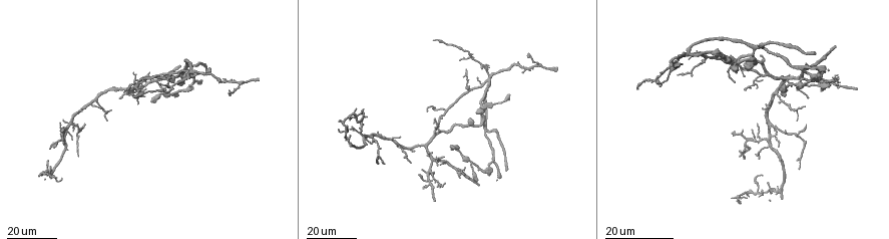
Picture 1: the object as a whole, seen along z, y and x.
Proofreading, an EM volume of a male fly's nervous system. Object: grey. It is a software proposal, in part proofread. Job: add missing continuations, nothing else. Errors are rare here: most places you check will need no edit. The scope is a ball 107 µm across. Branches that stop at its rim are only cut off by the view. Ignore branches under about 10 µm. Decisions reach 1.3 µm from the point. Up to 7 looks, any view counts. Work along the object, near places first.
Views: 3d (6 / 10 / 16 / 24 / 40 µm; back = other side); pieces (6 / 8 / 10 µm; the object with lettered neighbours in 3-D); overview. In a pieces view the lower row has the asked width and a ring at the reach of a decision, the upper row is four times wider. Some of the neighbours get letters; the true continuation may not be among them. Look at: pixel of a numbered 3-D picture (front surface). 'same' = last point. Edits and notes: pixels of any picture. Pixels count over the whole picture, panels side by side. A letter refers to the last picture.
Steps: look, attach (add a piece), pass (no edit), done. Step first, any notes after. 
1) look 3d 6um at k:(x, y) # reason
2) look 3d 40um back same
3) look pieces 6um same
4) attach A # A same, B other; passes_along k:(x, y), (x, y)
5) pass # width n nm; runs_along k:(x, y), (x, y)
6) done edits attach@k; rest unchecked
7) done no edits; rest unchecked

look 3d 16um at 1:(385, 163)

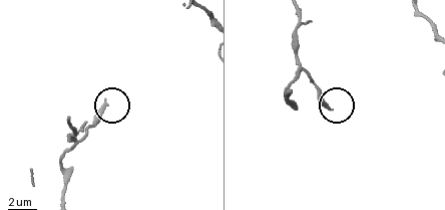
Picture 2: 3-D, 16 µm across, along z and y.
look pieces 6um at 2:(332, 109)

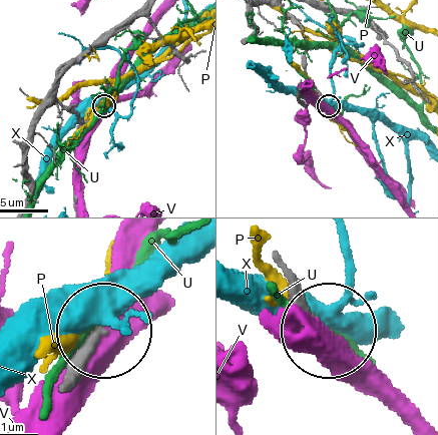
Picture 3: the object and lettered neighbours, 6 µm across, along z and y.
pass # width 190 nm; P other, U other, V other, X other; no lettered piece goes on from it

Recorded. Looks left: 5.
look 3d 24um at 1:(120, 96) # free end

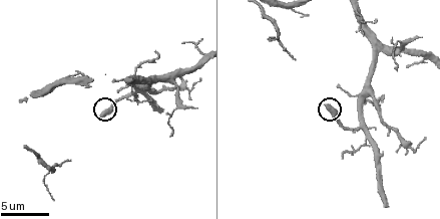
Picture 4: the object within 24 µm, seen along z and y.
look pieces 10um at 4:(103, 114)

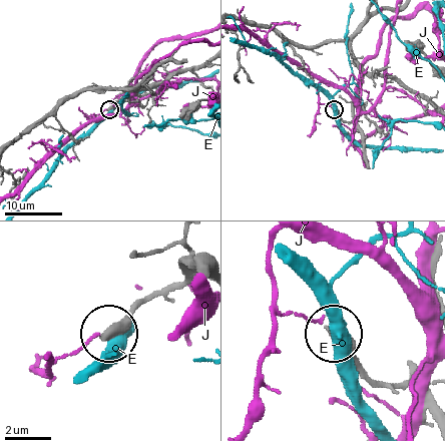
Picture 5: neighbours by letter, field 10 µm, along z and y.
pass # E other, J other; none of them fits

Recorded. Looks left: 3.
look 3d 24um at 1:(451, 146) # an open end

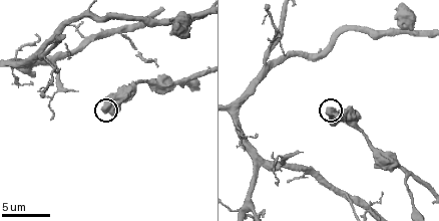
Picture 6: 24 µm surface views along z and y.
look pieces 8um at 6:(329, 109) # see the neighbours

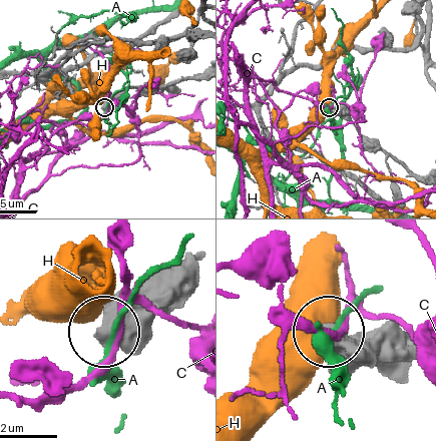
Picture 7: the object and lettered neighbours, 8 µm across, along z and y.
pass # width 580 nm; A other, C other, H other; none of them fits

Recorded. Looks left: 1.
look pieces 6um at 6:(43, 97) # thick end

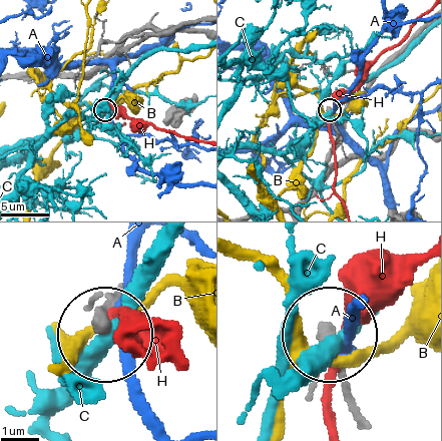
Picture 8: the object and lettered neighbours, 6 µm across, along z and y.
pass # A other, B other, C other, H other; runs_along 8:(347, 392), (328, 338); no lettered piece goes on from it

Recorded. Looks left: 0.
done no edits; rest unchecked

